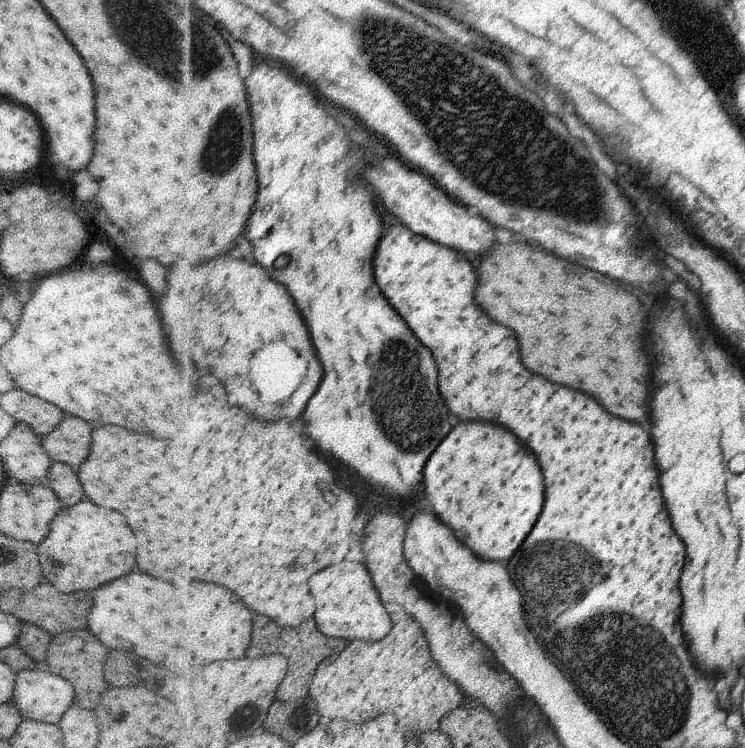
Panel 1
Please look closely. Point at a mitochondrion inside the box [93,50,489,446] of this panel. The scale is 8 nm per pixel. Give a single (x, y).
(223, 147)

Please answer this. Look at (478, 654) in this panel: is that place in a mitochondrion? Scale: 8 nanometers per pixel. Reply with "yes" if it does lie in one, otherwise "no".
yes

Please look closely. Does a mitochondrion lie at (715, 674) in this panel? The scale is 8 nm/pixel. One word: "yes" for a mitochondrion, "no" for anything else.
no

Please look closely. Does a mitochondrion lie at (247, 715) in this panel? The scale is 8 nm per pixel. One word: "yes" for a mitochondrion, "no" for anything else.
yes

